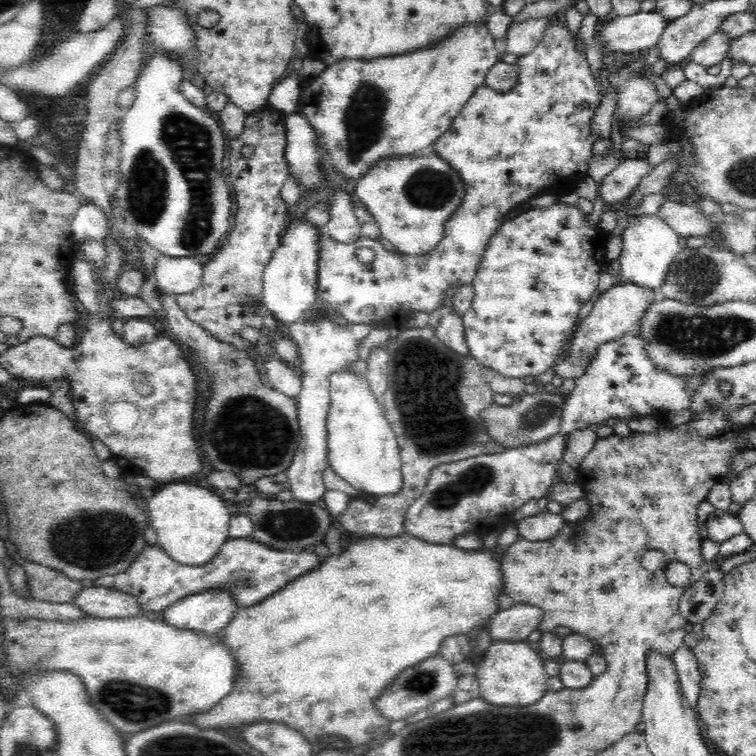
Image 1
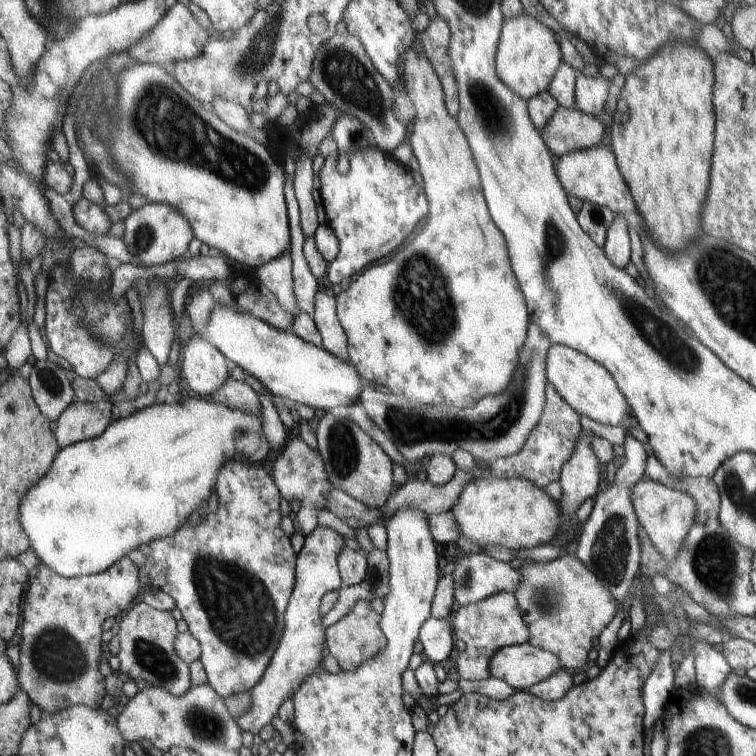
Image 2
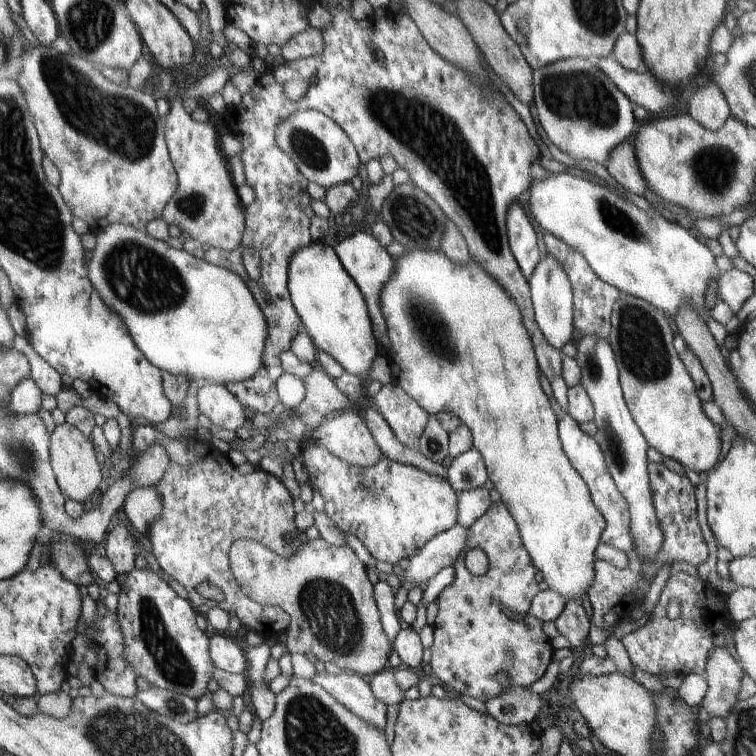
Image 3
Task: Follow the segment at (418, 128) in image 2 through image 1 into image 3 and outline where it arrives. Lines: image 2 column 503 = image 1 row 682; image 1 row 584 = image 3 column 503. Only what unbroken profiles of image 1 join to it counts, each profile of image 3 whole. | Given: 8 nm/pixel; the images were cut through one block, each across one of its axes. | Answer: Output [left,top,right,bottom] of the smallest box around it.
[379,249,606,602]

